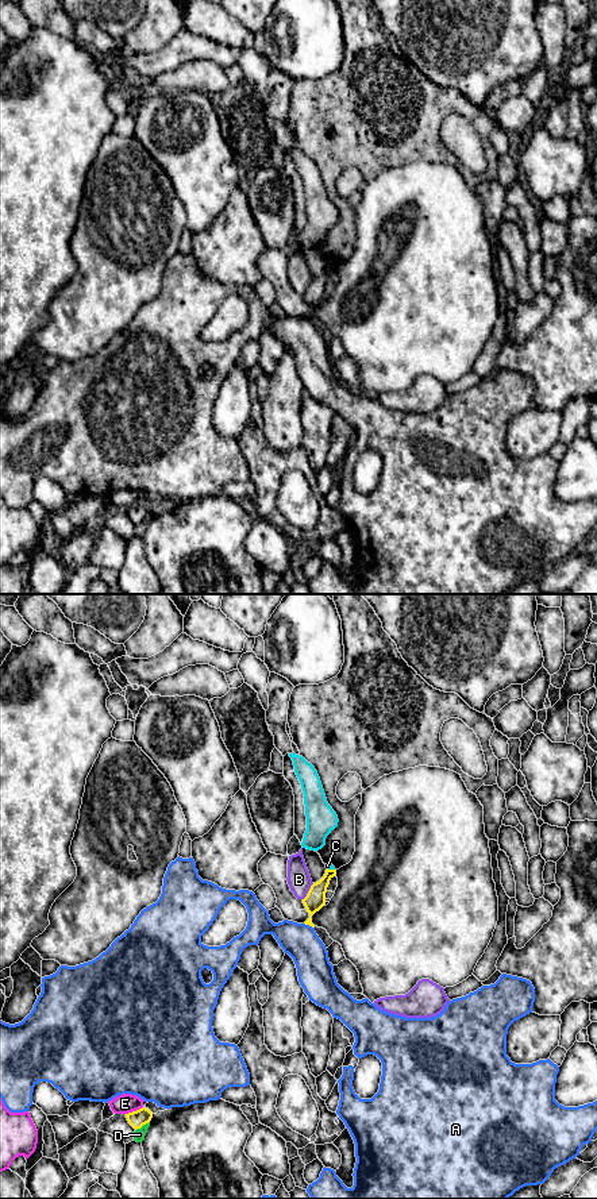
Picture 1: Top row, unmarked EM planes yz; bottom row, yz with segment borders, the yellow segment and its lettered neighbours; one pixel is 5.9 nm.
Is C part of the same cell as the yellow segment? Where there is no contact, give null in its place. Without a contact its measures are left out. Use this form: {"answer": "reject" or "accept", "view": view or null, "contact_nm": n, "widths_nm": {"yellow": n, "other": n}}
{"answer": "reject", "view": "yz", "contact_nm": 50, "widths_nm": {"yellow": 120, "other": 30}}

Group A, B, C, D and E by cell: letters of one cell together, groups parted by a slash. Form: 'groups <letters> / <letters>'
groups A / B / C / D / E

